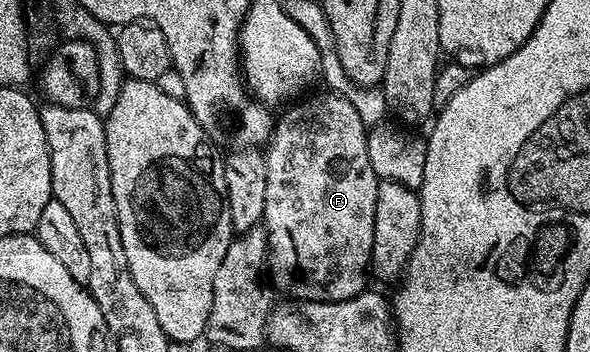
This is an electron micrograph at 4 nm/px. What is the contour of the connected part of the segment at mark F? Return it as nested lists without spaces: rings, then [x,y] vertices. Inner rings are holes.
[[[322,90],[319,96],[310,96],[307,100],[304,99],[291,103],[286,109],[291,108],[282,117],[280,115],[277,117],[274,131],[264,152],[268,187],[264,193],[262,219],[270,247],[268,276],[273,287],[277,291],[279,288],[280,291],[287,292],[290,295],[287,297],[290,298],[298,300],[347,300],[367,291],[366,276],[368,277],[370,255],[372,254],[372,230],[376,226],[376,190],[379,178],[373,172],[372,165],[368,160],[368,142],[366,141],[368,126],[364,122],[360,122],[360,114],[356,114],[352,102],[348,102],[348,98],[340,98],[335,92]]]

